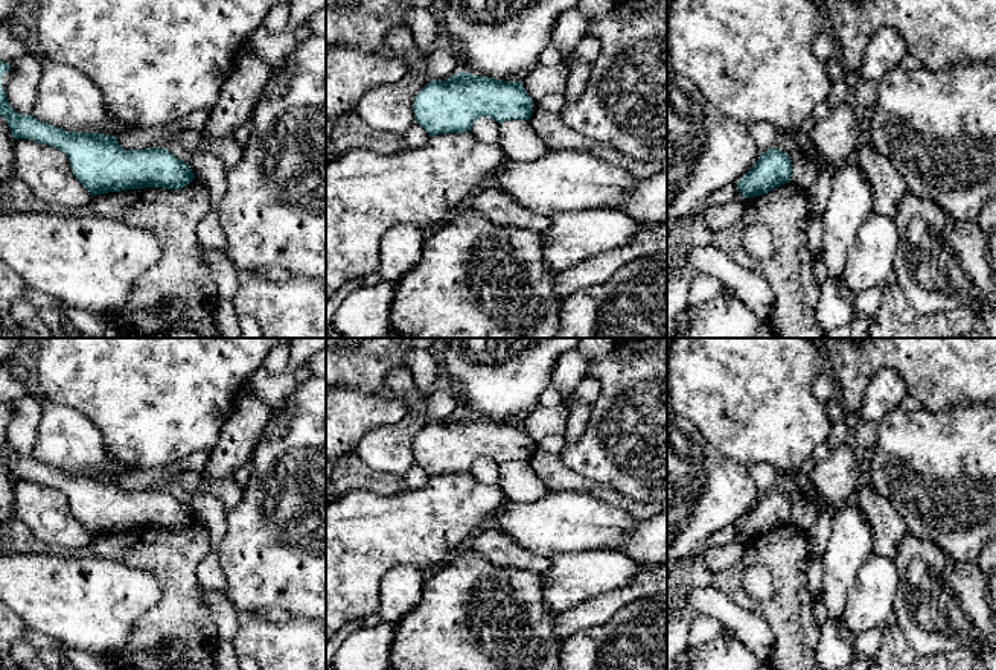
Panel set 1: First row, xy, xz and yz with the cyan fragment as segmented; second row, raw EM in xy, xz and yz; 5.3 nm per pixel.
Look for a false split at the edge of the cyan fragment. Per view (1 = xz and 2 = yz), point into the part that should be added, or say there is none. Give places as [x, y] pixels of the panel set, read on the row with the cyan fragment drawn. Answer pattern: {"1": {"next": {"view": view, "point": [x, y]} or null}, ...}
{"1": {"next": null}, "2": {"next": null}}

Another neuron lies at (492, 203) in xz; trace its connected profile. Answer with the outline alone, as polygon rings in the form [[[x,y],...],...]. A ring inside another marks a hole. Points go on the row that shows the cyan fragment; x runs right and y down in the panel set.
[[[484,186],[475,192],[472,209],[500,227],[525,228],[542,233],[551,224],[550,216],[521,206],[493,186]]]

